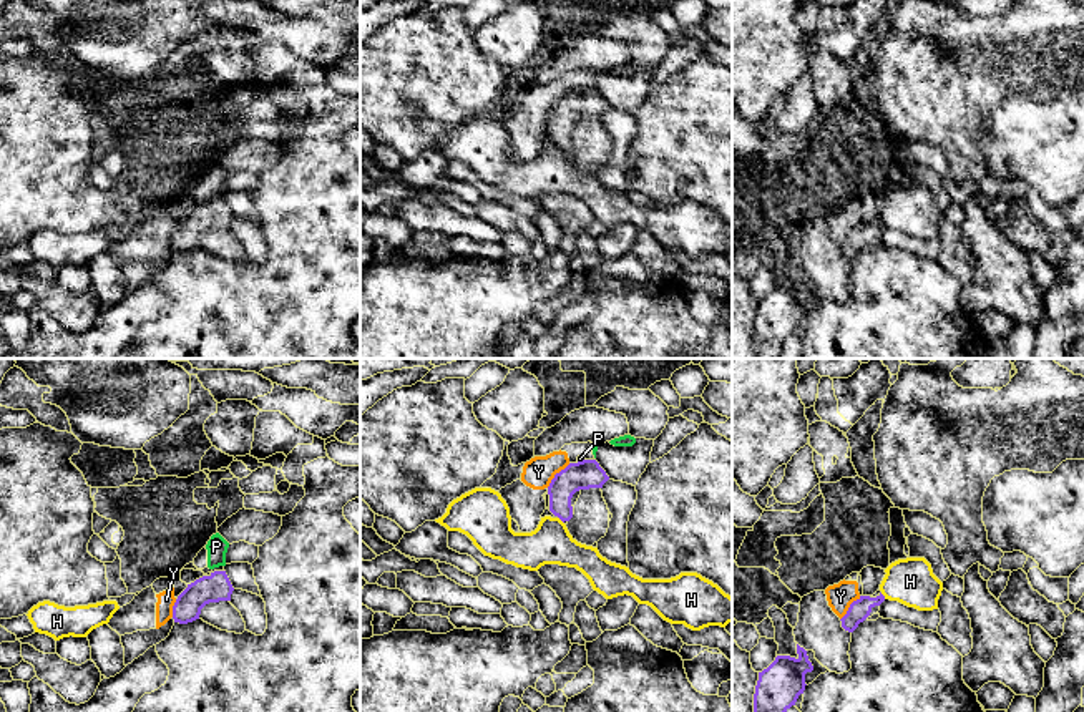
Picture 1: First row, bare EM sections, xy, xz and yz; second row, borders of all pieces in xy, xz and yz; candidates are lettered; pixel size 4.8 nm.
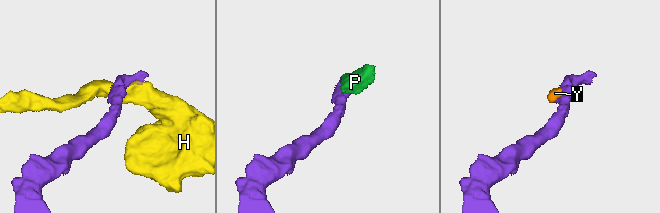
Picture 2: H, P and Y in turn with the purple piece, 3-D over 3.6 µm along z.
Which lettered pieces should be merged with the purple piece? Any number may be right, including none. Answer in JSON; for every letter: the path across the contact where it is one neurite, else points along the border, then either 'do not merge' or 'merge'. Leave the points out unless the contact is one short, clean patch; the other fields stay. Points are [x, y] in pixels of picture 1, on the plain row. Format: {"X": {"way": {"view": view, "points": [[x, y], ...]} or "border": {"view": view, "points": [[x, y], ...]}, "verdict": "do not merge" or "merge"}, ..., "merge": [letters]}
{"H": {"verdict": "do not merge"}, "P": {"border": {"view": "xz", "points": [[583, 87], [578, 90]]}, "verdict": "do not merge"}, "Y": {"border": {"view": "xz", "points": [[570, 92], [546, 115]]}, "verdict": "do not merge"}, "merge": []}

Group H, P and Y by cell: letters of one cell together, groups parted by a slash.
H / P Y

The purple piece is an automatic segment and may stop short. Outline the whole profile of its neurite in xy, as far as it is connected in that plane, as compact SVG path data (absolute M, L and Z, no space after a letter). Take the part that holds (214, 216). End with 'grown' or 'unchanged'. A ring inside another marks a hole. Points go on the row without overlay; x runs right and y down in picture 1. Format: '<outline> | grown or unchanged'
M214 199L203 204L178 224L173 234L173 247L188 252L199 247L201 237L209 231L231 229L234 216L226 199Z | unchanged

